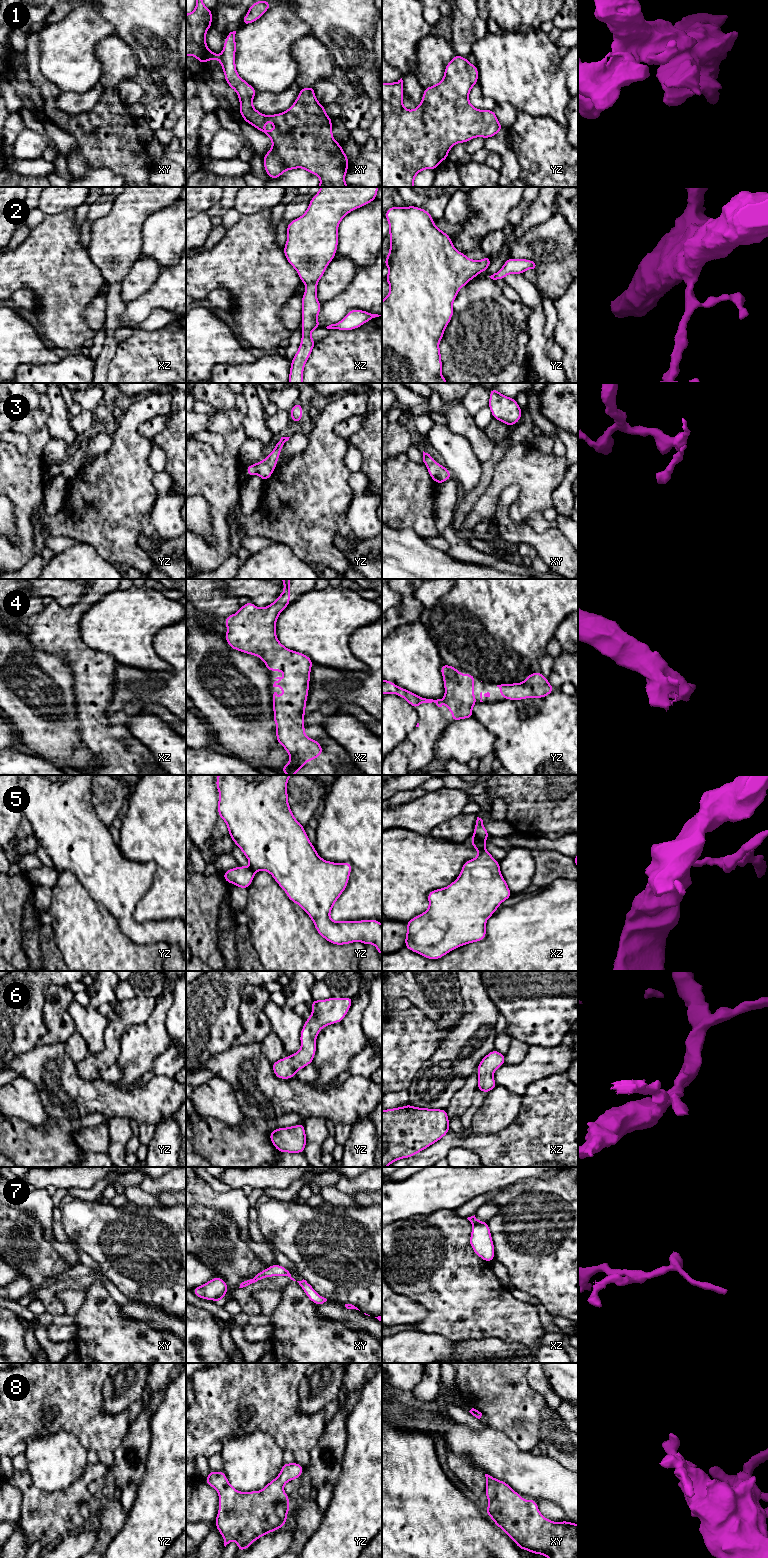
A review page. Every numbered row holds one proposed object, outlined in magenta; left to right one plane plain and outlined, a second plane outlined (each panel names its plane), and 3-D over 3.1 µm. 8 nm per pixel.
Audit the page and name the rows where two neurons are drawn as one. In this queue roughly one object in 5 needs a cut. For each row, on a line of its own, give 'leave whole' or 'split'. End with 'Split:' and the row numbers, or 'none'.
1: leave whole
2: leave whole
3: leave whole
4: split
5: split
6: leave whole
7: leave whole
8: leave whole
Split: 4, 5

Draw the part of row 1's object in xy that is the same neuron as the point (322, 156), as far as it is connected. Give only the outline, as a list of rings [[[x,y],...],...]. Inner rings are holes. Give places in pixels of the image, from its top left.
[[[196,0],[196,8],[186,14],[186,57],[193,55],[204,65],[207,61],[217,59],[222,66],[225,80],[234,89],[240,101],[239,112],[243,120],[254,126],[272,140],[271,149],[263,157],[263,165],[270,178],[277,179],[285,171],[303,168],[320,178],[318,187],[349,187],[345,176],[349,167],[348,157],[334,138],[332,119],[327,115],[324,106],[315,97],[314,87],[301,88],[293,105],[280,114],[264,115],[253,107],[253,98],[258,92],[242,79],[236,71],[236,31],[230,32],[224,41],[220,55],[209,50],[206,44],[206,33],[212,26],[212,10],[202,0]],[[267,122],[274,124],[273,131],[264,129]]]

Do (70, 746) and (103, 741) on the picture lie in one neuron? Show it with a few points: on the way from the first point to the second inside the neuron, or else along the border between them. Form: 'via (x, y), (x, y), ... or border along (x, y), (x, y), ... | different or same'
border along (79, 722), (80, 740), (93, 756), (90, 764) | different

